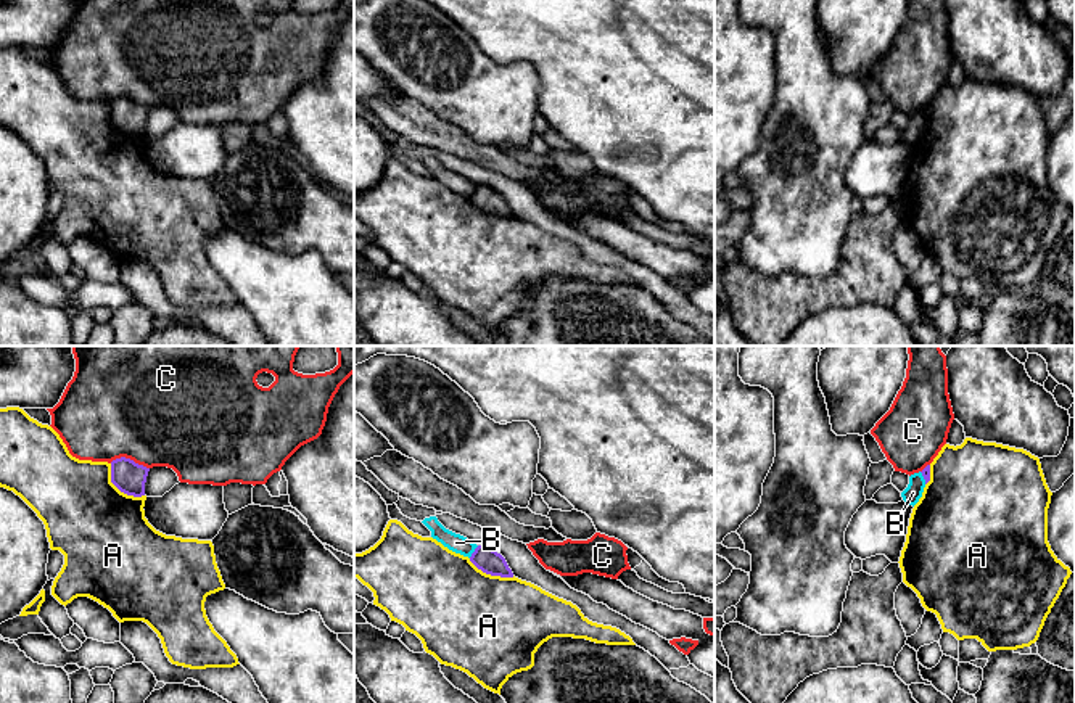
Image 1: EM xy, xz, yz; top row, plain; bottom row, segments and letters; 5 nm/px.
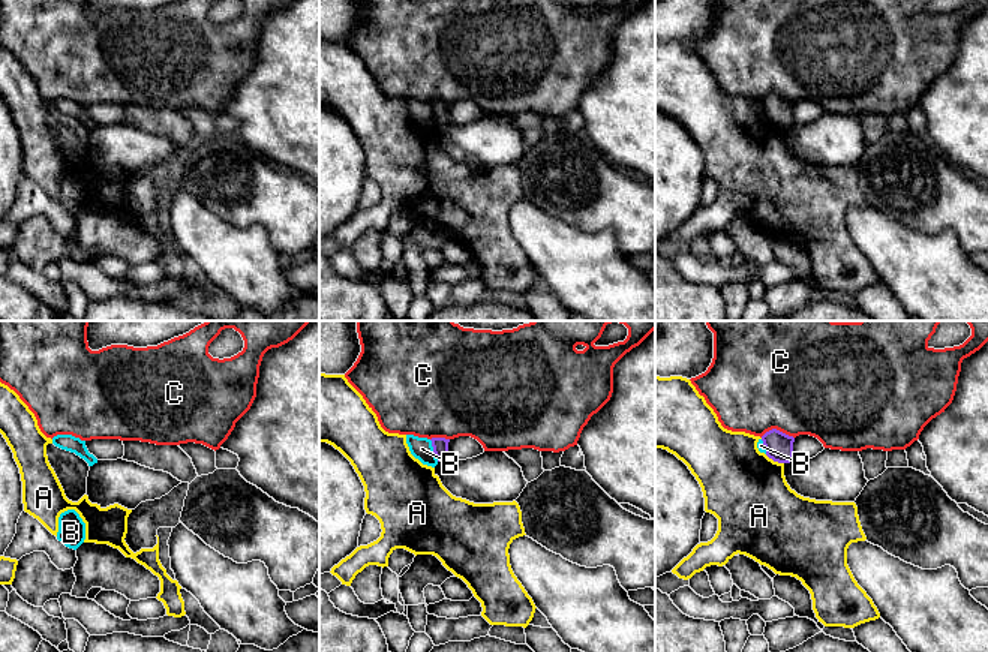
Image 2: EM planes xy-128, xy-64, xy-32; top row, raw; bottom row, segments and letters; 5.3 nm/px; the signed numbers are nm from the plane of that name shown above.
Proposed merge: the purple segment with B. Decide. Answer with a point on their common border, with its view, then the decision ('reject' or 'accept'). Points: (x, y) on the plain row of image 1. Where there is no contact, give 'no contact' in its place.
contact xz (473, 192); reject

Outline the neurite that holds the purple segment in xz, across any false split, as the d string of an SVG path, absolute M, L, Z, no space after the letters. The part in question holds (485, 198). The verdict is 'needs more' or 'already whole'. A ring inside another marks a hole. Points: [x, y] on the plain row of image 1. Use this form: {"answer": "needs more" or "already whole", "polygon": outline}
{"answer": "already whole", "polygon": "M478 185L472 193L470 201L486 214L513 217L505 198L491 187Z"}

